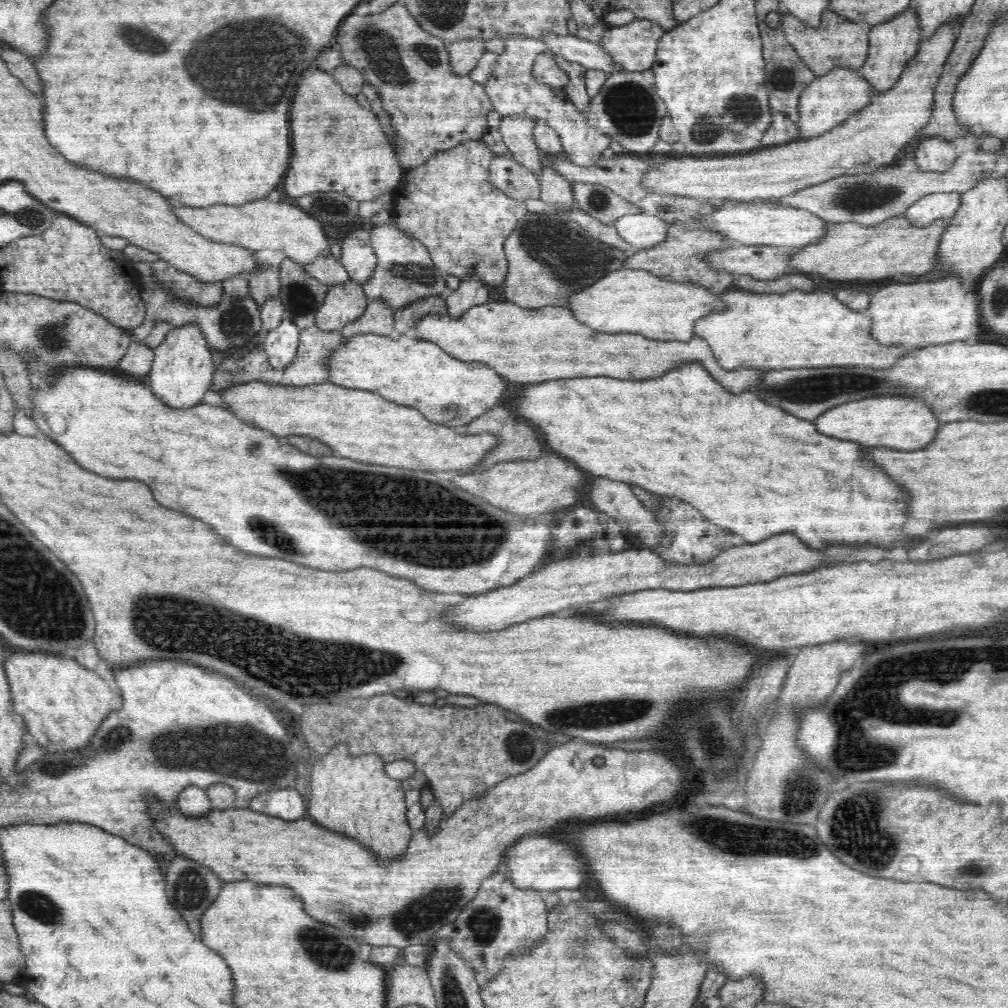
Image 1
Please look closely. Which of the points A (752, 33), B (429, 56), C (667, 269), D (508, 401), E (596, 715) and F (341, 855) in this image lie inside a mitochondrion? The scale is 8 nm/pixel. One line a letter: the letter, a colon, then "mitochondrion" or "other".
A: other
B: mitochondrion
C: other
D: other
E: mitochondrion
F: other

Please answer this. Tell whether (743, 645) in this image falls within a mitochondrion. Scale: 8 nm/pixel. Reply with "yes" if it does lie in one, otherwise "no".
no

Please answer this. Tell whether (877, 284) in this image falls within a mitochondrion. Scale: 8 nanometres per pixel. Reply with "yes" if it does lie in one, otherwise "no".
no

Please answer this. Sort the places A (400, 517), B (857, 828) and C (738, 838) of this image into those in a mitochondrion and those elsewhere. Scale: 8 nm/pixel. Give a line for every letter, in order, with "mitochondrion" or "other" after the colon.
A: mitochondrion
B: mitochondrion
C: mitochondrion

